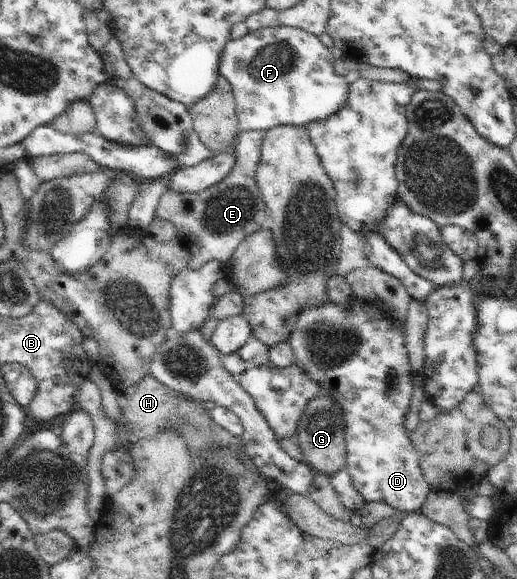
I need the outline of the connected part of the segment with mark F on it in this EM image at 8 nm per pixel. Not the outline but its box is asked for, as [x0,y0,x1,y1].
[219,25,349,131]

